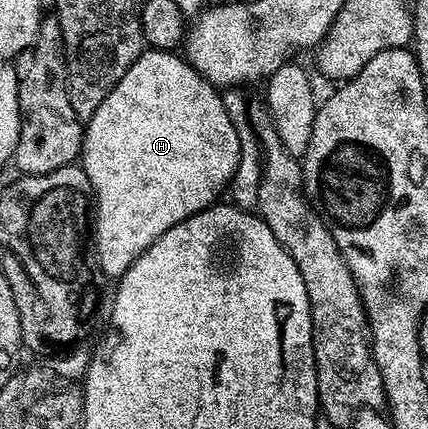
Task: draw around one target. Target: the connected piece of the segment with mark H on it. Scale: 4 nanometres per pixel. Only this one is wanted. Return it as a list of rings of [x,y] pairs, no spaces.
[[[146,50],[141,53],[139,59],[130,66],[127,74],[119,78],[119,82],[99,102],[99,110],[91,114],[83,128],[81,138],[81,154],[79,157],[79,167],[87,174],[87,178],[93,187],[92,199],[95,201],[95,215],[91,220],[91,248],[97,251],[97,264],[101,267],[101,272],[105,276],[120,278],[132,264],[171,226],[199,214],[205,208],[218,203],[221,191],[230,187],[235,170],[239,166],[239,134],[227,114],[227,110],[221,101],[221,92],[208,80],[203,78],[197,71],[189,65],[184,55],[173,50]]]

